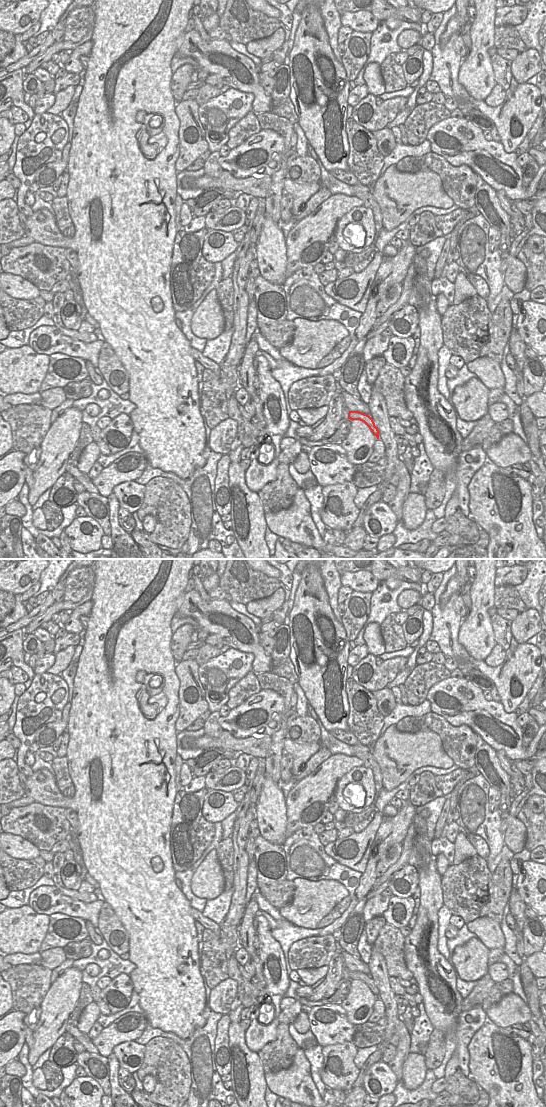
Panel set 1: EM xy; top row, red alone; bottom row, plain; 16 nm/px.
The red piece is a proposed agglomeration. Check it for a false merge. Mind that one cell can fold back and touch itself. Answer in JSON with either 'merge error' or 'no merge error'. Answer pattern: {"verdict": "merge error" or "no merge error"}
{"verdict": "no merge error"}

